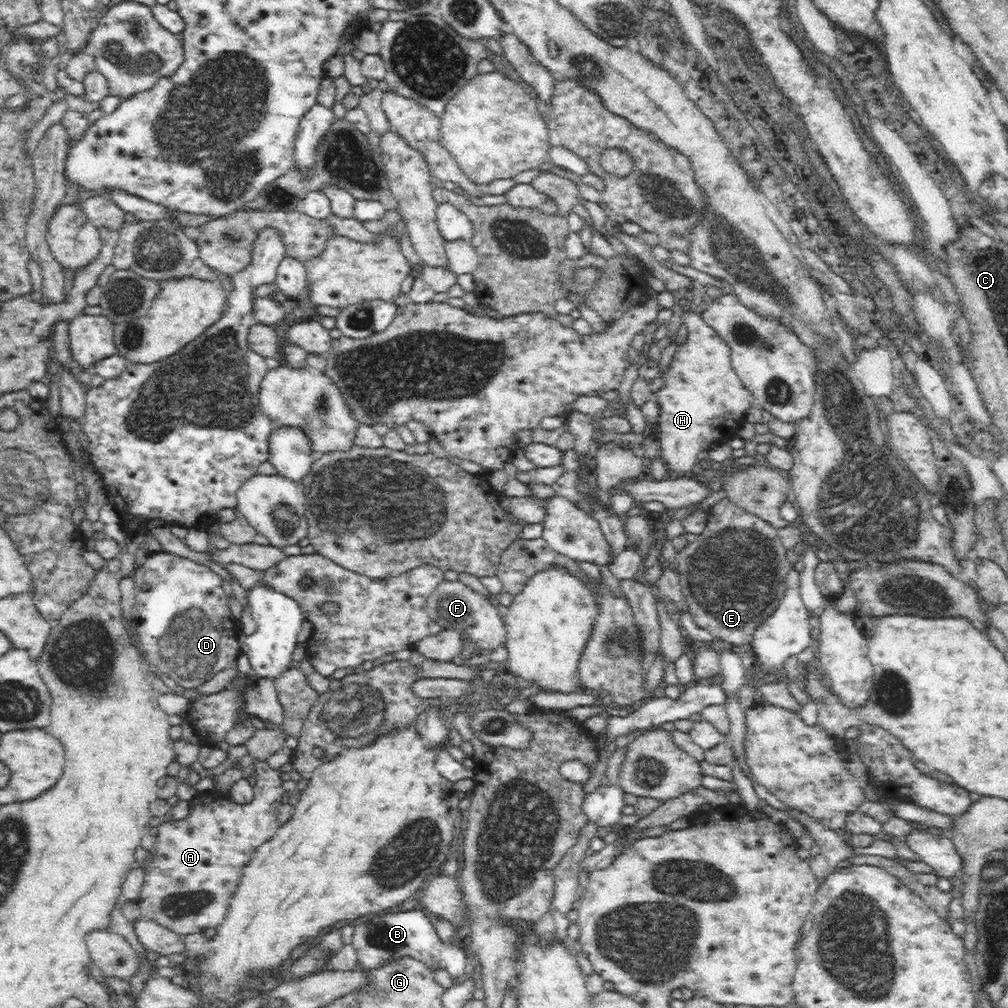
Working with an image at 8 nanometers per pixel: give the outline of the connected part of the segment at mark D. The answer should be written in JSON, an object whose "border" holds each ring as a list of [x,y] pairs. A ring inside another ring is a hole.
{"border":[[[160,551],[150,553],[144,564],[135,570],[133,580],[136,596],[130,616],[140,643],[147,653],[148,663],[153,668],[166,674],[183,689],[192,690],[236,664],[242,654],[237,635],[240,630],[238,623],[233,620],[230,602],[224,591],[224,578],[220,574],[194,560]]]}

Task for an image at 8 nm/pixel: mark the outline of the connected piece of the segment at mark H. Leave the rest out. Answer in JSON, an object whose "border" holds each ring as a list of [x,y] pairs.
{"border":[[[686,312],[682,322],[687,325],[686,341],[678,345],[670,368],[662,376],[664,386],[655,393],[660,409],[656,438],[670,477],[690,476],[699,464],[699,452],[730,438],[744,420],[746,410],[755,404],[752,394],[734,372],[730,349],[720,335],[692,312]]]}

